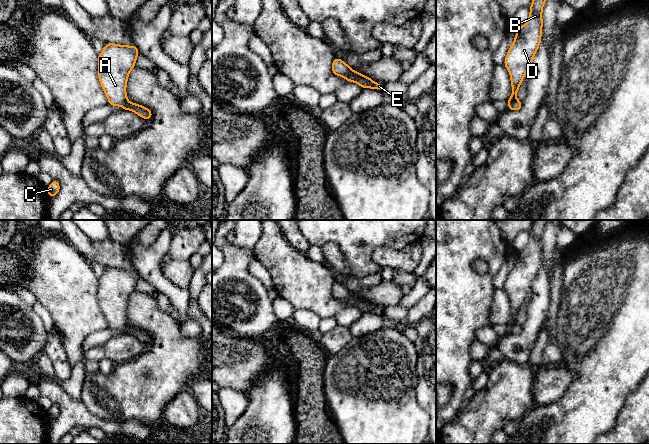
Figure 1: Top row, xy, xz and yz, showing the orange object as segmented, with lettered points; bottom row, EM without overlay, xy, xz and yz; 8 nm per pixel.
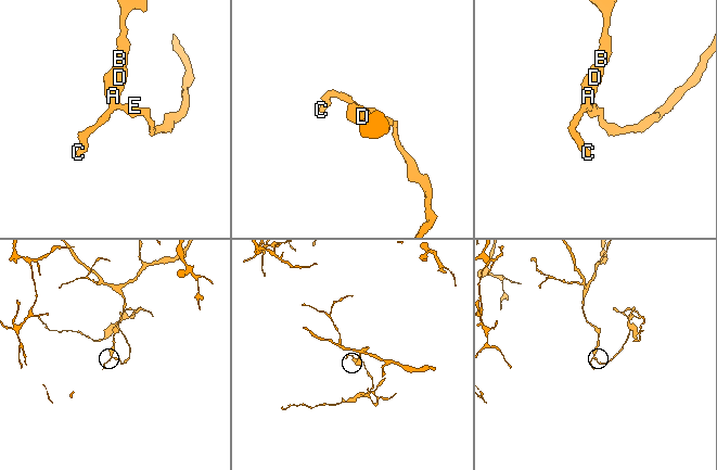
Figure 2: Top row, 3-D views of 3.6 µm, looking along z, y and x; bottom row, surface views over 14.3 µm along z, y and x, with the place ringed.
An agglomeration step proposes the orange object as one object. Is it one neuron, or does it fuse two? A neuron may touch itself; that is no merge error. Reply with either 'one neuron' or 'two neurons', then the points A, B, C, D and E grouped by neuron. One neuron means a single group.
two neurons; A B C D / E

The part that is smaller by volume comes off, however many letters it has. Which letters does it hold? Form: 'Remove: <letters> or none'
Remove: E

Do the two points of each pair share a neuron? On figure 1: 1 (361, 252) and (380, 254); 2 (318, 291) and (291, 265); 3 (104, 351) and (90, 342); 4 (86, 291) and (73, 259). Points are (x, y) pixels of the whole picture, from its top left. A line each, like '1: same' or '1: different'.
1: different
2: same
3: different
4: same

